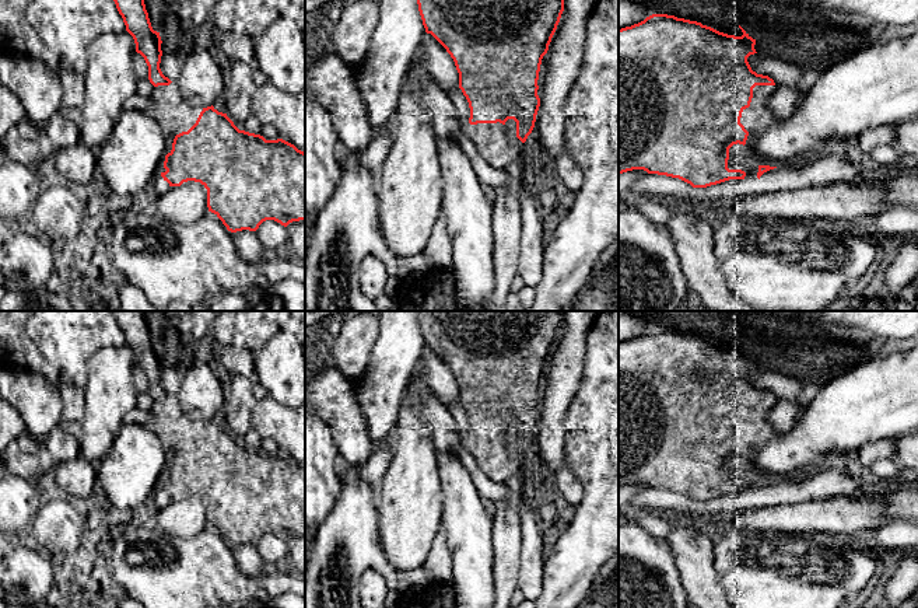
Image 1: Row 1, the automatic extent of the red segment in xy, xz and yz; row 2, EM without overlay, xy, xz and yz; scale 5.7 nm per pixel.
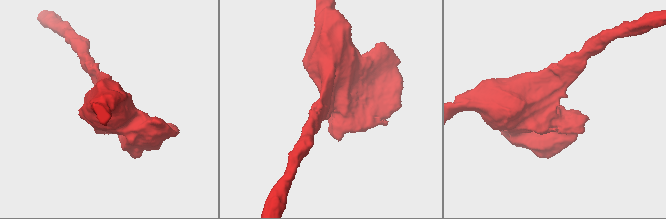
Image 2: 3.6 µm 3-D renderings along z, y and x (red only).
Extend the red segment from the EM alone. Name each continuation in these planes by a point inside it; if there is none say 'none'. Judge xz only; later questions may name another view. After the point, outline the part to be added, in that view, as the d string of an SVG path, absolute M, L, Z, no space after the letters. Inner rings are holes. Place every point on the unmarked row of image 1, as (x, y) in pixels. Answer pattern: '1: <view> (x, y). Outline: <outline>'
1: xz (497, 458). Outline: M477 437L462 440L465 448L474 457L480 469L494 482L504 483L523 462L515 445L505 438Z

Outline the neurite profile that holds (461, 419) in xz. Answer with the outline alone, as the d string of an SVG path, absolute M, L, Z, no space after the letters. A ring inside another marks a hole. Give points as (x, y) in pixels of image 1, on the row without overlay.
M453 403L449 408L451 416L453 419L455 423L455 429L458 436L460 437L460 440L465 440L469 437L469 431L470 431L470 422L469 422L469 416L466 413L466 410L463 409L462 403Z

